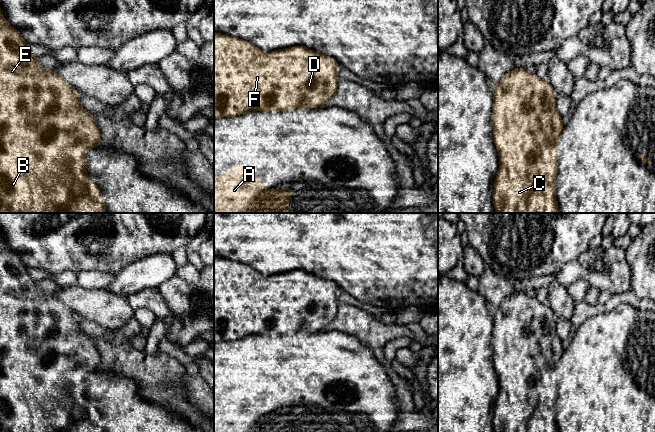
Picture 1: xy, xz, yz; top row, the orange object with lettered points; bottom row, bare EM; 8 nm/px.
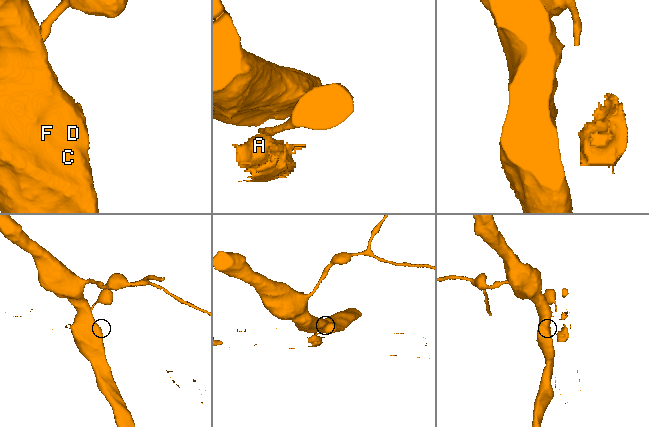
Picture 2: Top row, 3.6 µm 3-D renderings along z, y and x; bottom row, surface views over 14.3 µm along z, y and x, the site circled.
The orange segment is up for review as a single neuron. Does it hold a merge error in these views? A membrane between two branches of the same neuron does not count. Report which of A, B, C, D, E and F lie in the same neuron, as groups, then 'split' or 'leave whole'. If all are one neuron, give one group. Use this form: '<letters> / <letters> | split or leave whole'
A / B C D E F | split

